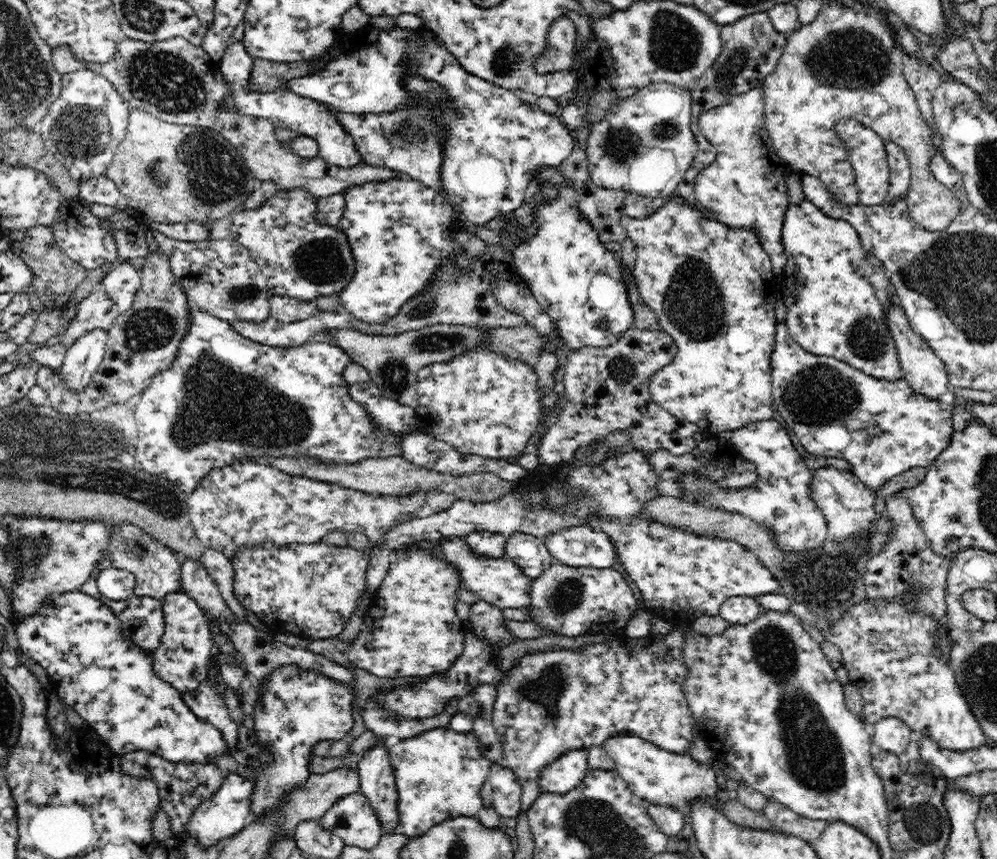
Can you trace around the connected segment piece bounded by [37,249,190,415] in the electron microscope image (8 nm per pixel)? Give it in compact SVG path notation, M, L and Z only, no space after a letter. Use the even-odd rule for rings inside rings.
M152 252L141 270L140 290L132 308L113 320L107 330L104 358L92 382L83 391L70 391L65 386L61 370L40 367L37 385L47 392L47 403L62 414L91 414L109 404L124 403L130 396L141 393L152 378L168 370L179 354L182 337L189 327L188 296L175 280L169 259L161 252Z

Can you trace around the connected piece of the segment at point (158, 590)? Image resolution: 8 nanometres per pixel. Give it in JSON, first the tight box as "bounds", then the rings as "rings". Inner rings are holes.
{"bounds":[77,523,182,615],"rings":[[[130,523],[110,526],[108,536],[108,546],[104,548],[100,562],[96,564],[96,568],[92,568],[88,580],[77,590],[102,601],[117,615],[129,605],[129,601],[127,599],[110,600],[101,594],[97,587],[97,576],[105,568],[119,568],[134,573],[135,587],[133,588],[133,594],[138,597],[151,596],[153,599],[162,600],[167,594],[180,592],[179,588],[182,587],[180,581],[181,563],[176,559],[176,552],[173,552],[166,544],[156,540],[150,533],[144,532],[139,525]]]}

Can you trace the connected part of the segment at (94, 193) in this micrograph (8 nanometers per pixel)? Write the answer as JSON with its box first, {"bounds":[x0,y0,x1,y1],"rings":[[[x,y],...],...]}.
{"bounds":[79,174,127,211],"rings":[[[106,174],[82,181],[79,189],[79,198],[88,203],[106,204],[119,211],[127,208],[127,198]]]}

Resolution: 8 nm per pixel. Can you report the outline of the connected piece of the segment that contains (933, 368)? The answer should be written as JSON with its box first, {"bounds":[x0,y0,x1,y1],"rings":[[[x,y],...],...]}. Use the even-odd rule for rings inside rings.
{"bounds":[885,301,951,400],"rings":[[[897,301],[886,302],[885,322],[897,348],[904,380],[908,382],[908,385],[912,386],[915,392],[940,400],[942,394],[951,389],[950,380],[942,359],[938,358],[938,355],[924,342],[924,339],[911,329],[904,309]]]}

